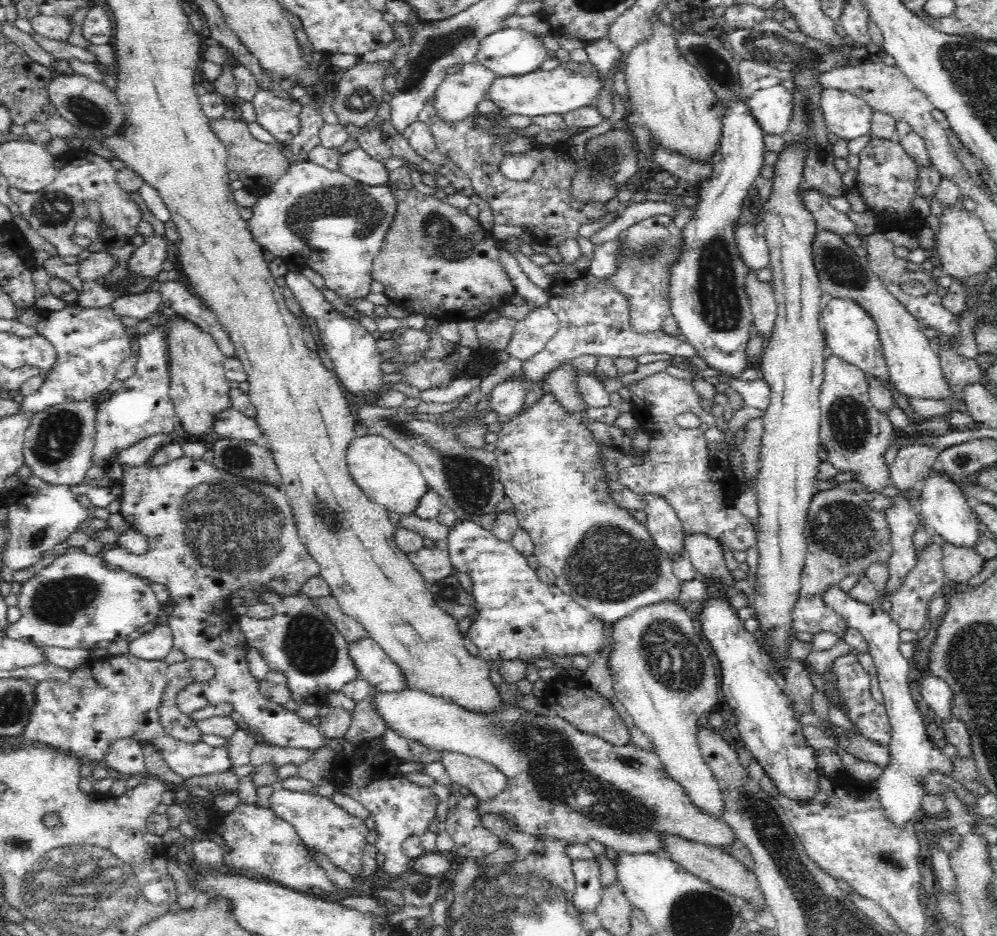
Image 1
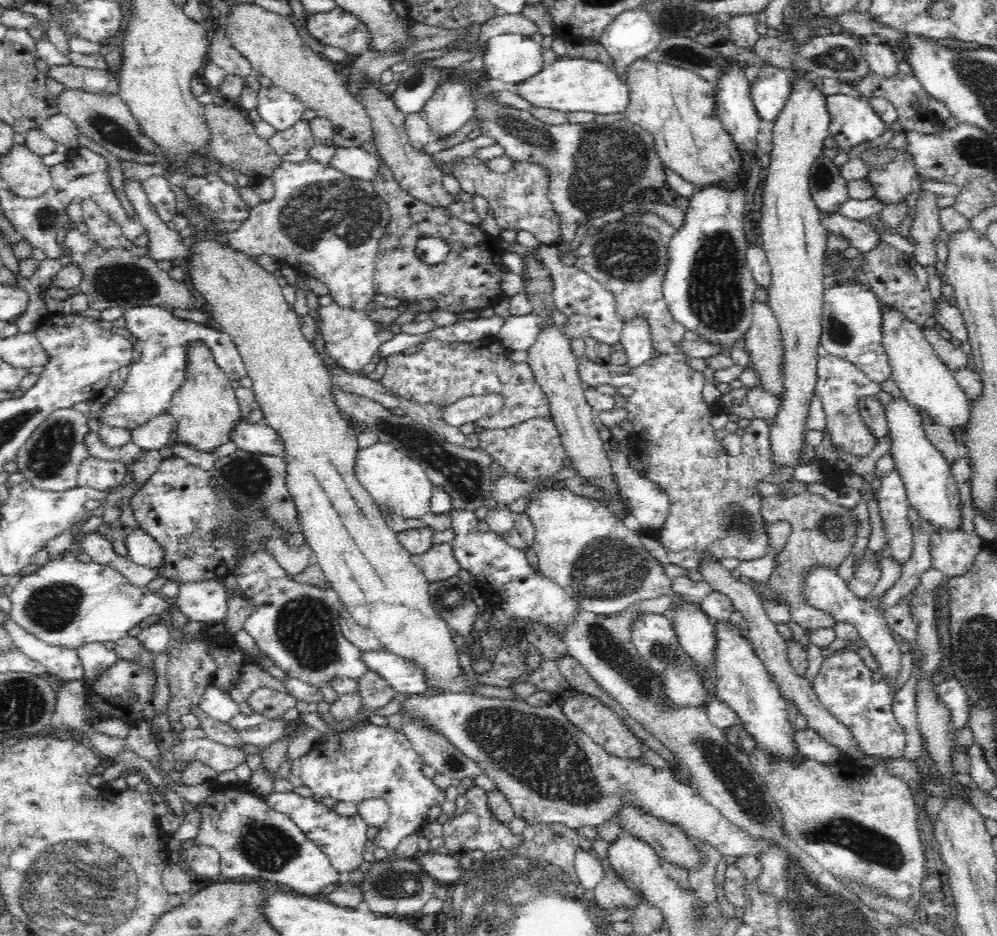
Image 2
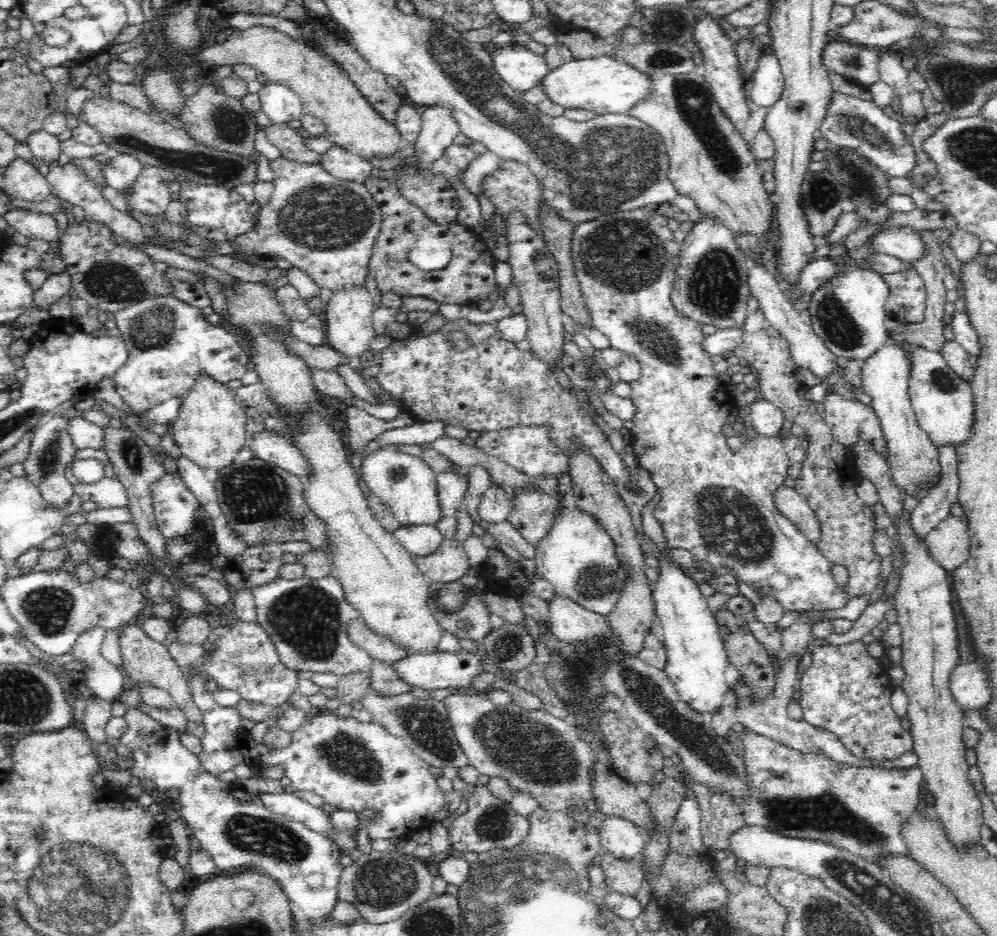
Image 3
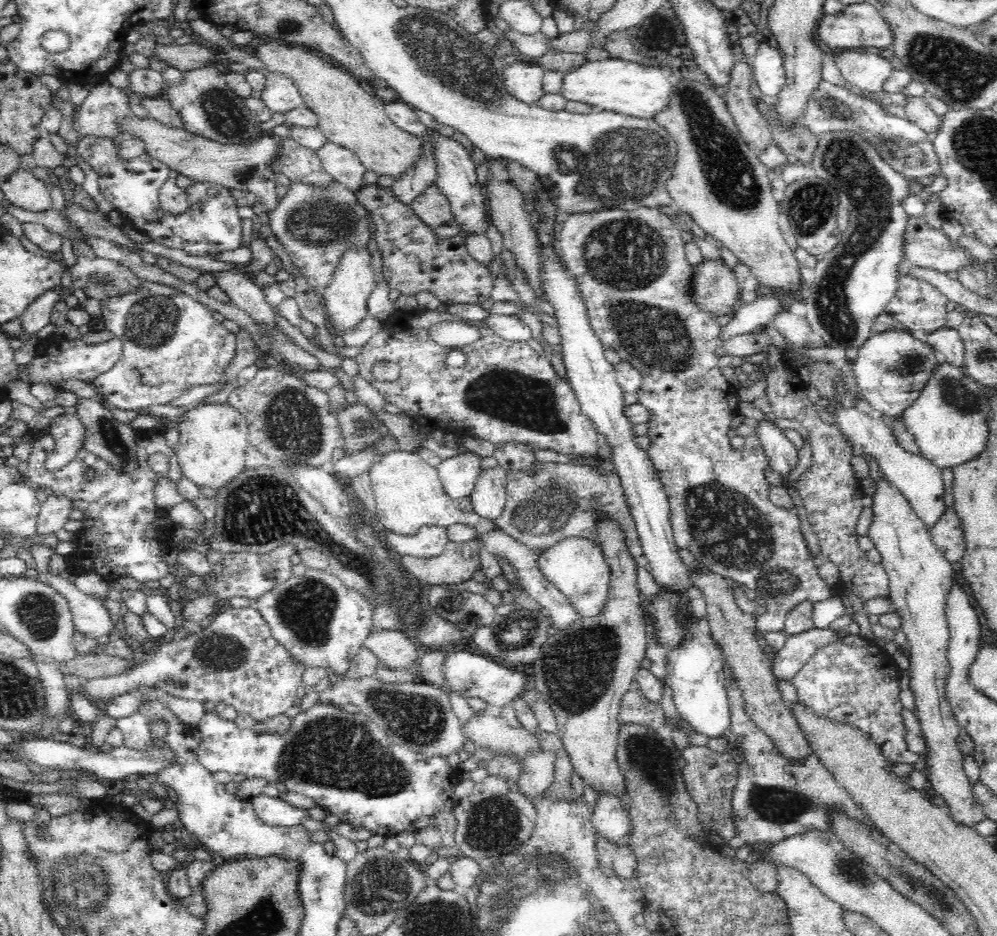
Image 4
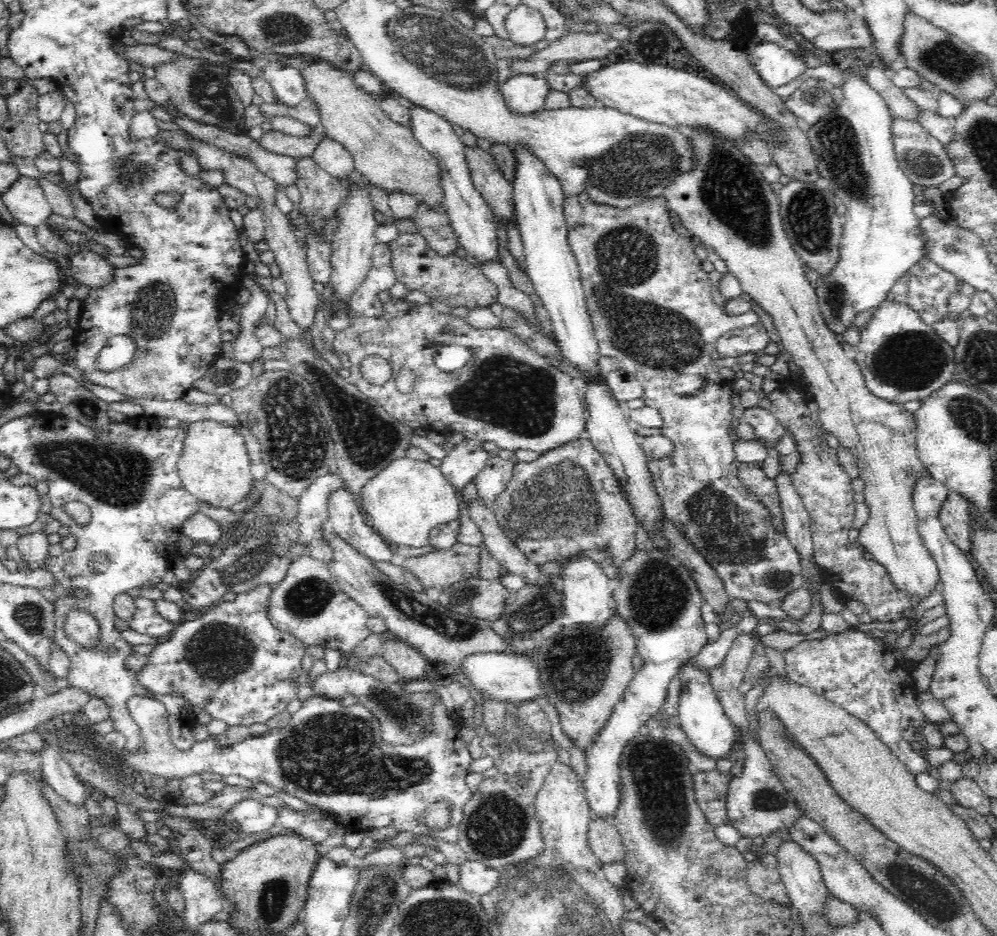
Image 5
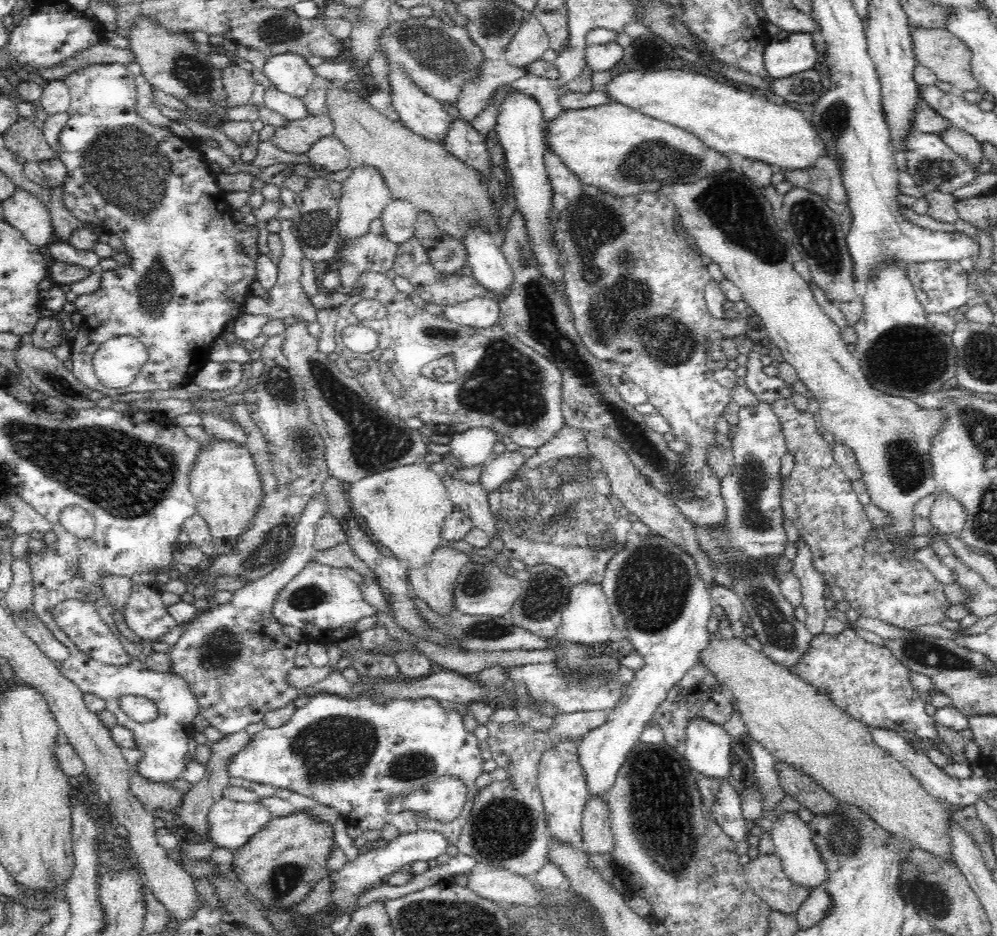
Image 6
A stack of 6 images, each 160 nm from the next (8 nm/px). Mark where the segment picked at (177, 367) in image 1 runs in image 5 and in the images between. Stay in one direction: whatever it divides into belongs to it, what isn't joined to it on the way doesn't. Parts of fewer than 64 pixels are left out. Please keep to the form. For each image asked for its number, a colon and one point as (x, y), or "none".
2: (205, 409)
3: (211, 428)
4: (213, 438)
5: (215, 467)

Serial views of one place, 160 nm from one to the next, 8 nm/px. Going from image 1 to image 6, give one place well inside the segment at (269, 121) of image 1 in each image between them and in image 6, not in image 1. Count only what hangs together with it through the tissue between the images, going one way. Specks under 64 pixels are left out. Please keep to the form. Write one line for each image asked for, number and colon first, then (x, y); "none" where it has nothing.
2: (279, 107)
3: (282, 105)
4: (281, 94)
5: (288, 83)
6: (290, 73)

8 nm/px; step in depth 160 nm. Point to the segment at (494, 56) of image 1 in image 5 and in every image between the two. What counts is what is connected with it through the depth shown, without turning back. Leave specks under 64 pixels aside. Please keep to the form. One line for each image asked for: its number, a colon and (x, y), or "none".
2: (512, 58)
3: (519, 68)
4: (523, 79)
5: (523, 95)

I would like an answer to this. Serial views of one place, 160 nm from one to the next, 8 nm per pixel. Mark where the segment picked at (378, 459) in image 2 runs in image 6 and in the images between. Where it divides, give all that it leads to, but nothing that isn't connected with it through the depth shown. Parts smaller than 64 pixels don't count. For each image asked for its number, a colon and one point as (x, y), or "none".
3: (407, 485)
4: (409, 494)
5: (403, 503)
6: (403, 509)

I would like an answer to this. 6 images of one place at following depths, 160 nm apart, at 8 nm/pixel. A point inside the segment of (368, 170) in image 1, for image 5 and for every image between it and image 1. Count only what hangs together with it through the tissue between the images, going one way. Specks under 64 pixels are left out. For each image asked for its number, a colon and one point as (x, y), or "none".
2: (353, 162)
3: (337, 161)
4: (343, 165)
5: (330, 156)

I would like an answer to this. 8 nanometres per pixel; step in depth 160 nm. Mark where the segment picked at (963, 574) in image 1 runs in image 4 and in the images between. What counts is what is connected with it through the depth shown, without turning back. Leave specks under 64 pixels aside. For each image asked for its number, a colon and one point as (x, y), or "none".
2: (953, 551)
3: (949, 540)
4: (948, 535)

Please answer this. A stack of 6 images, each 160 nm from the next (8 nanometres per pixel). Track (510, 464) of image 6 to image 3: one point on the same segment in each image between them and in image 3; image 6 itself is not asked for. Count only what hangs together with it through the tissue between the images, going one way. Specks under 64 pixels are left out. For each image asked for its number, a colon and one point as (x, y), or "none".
3: (494, 507)
4: (489, 496)
5: (492, 479)

